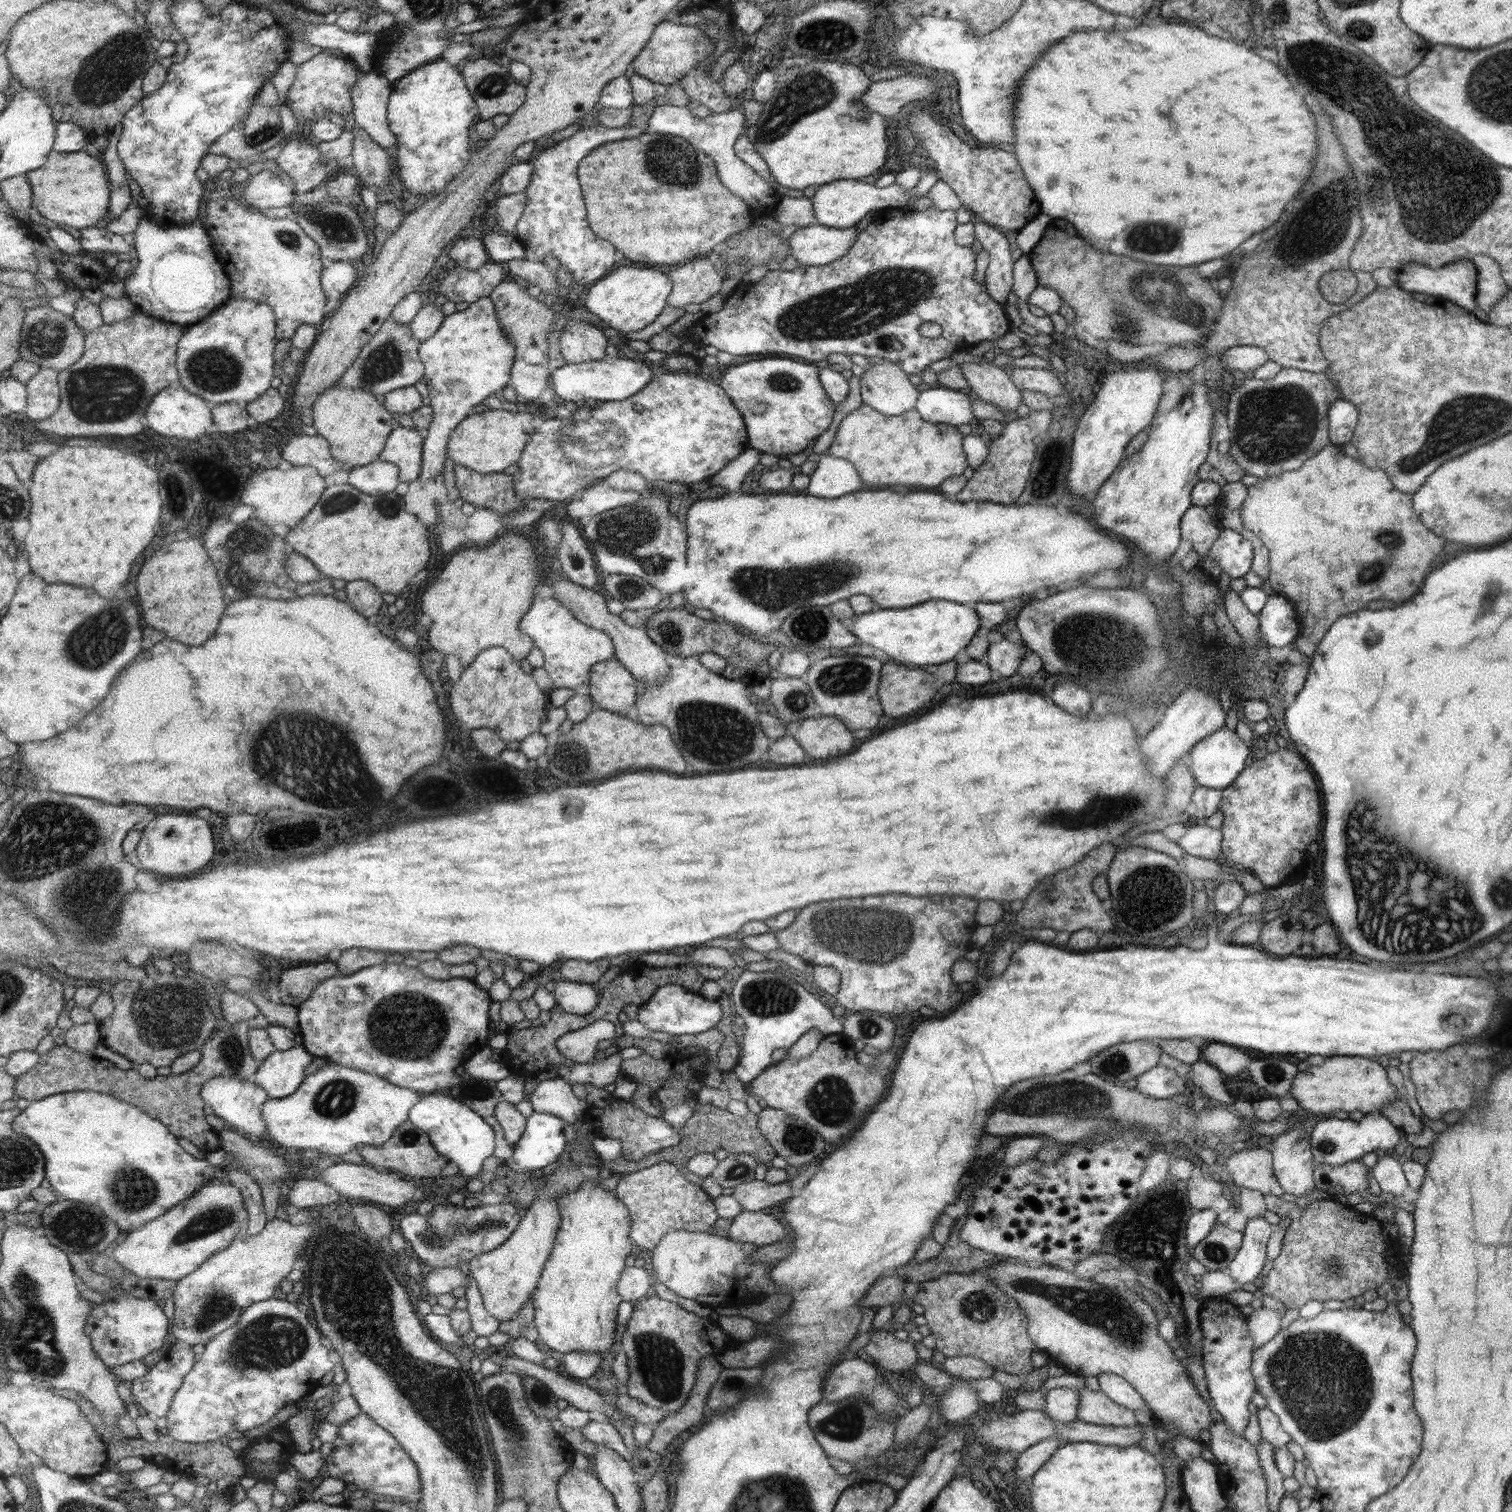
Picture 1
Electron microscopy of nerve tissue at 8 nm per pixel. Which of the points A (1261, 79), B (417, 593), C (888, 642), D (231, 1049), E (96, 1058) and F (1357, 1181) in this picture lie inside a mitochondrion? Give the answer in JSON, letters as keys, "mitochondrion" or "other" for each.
{"A":"other","B":"other","C":"other","D":"mitochondrion","E":"other","F":"other"}

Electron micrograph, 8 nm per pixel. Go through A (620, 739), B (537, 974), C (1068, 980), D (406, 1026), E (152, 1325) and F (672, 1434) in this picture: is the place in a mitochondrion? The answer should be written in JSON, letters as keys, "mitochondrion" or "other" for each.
{"A":"other","B":"other","C":"other","D":"mitochondrion","E":"other","F":"other"}

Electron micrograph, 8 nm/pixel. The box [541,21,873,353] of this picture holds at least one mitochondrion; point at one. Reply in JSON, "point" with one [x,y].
{"point":[804,94]}

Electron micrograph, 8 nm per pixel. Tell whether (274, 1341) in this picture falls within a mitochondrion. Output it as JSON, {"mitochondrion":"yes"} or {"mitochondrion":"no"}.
{"mitochondrion":"yes"}

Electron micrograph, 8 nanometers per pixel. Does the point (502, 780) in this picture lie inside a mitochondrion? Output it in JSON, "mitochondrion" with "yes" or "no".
{"mitochondrion":"no"}

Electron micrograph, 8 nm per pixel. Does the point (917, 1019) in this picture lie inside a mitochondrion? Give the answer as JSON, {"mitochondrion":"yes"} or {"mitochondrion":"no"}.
{"mitochondrion":"no"}

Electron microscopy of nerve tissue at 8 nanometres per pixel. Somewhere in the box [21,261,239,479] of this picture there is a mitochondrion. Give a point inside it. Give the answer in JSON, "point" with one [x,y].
{"point":[102,397]}

